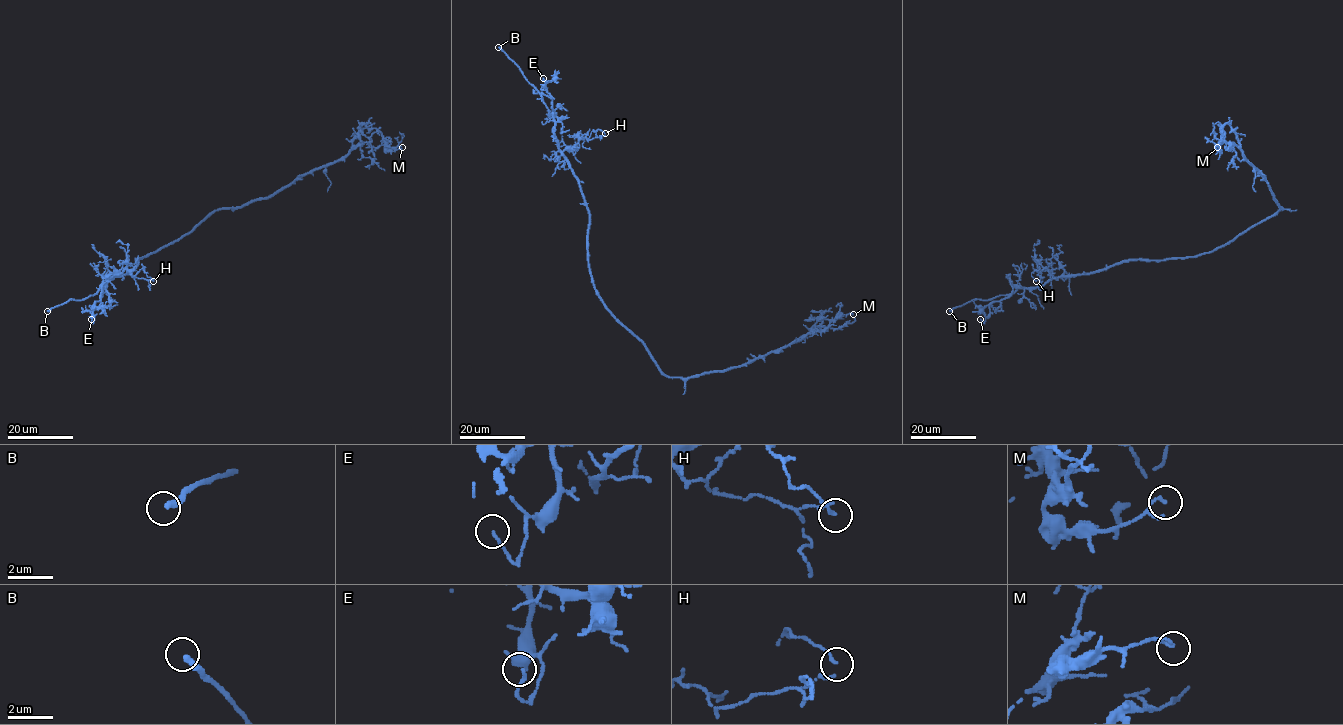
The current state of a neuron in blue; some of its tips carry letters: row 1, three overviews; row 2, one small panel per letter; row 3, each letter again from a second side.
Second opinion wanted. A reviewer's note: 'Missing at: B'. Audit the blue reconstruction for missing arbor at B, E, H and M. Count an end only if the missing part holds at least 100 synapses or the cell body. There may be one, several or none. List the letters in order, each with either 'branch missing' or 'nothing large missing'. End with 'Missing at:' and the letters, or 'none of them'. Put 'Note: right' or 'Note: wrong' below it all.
B: branch missing
E: nothing large missing
H: nothing large missing
M: nothing large missing
Missing at: B
Note: right

